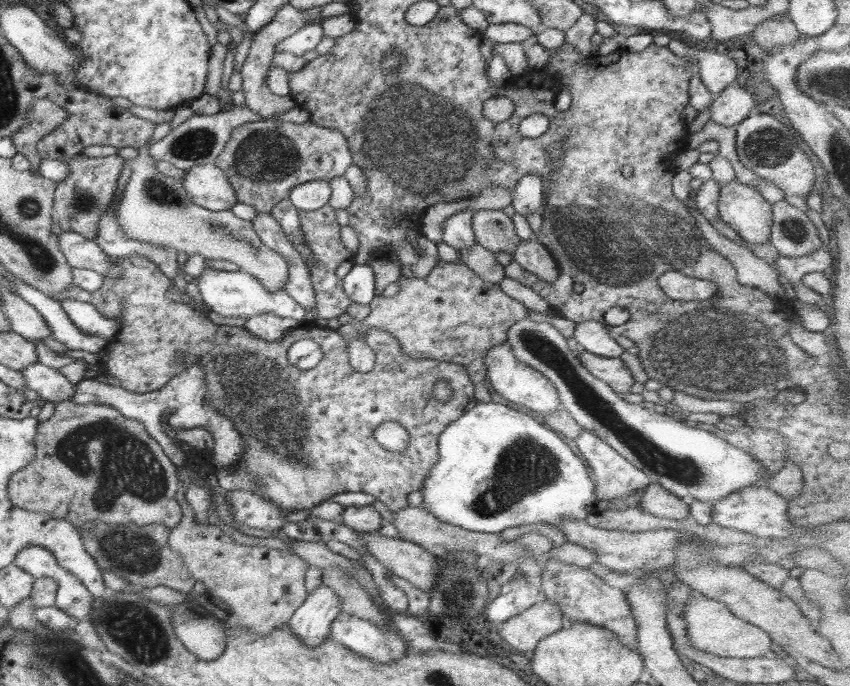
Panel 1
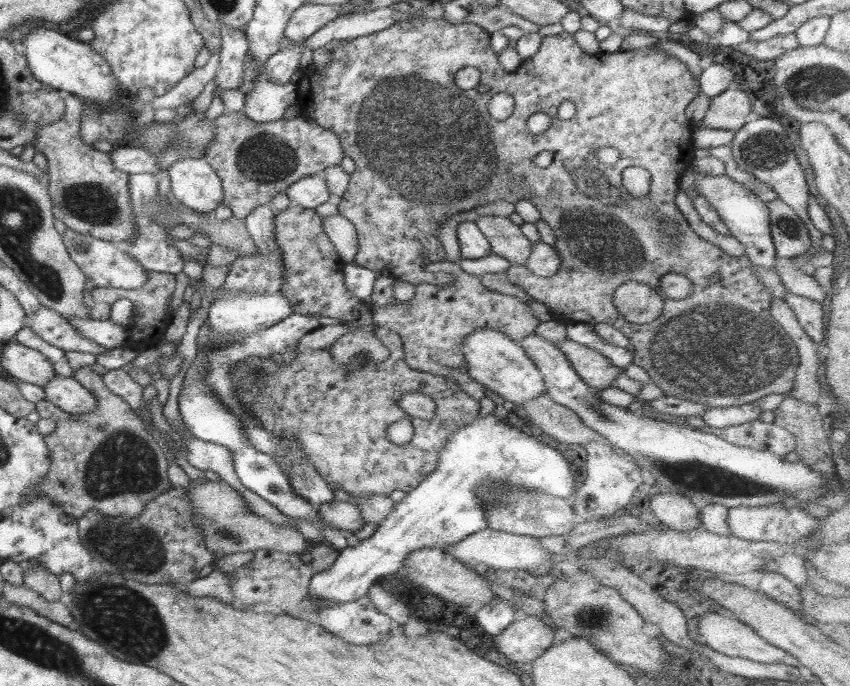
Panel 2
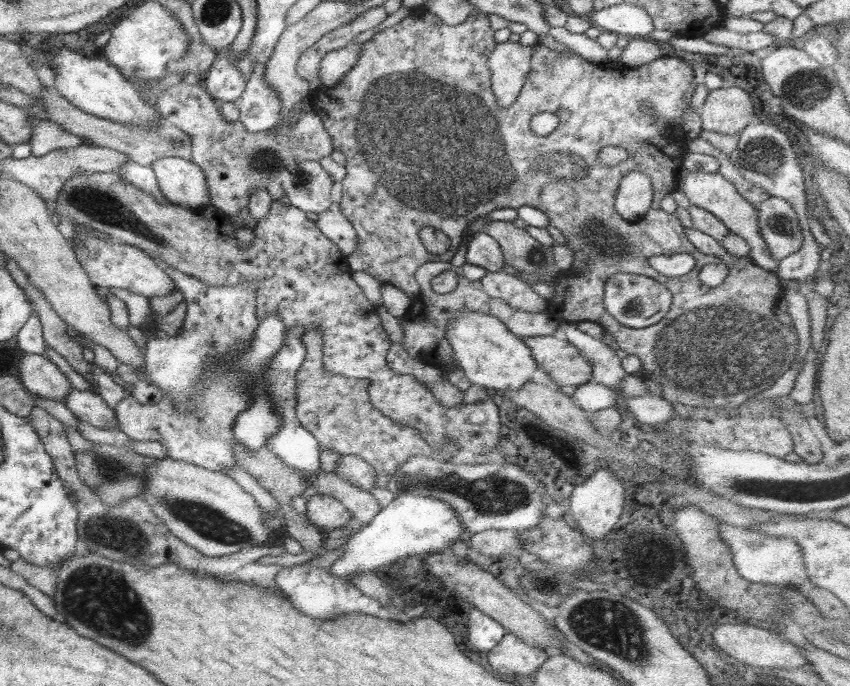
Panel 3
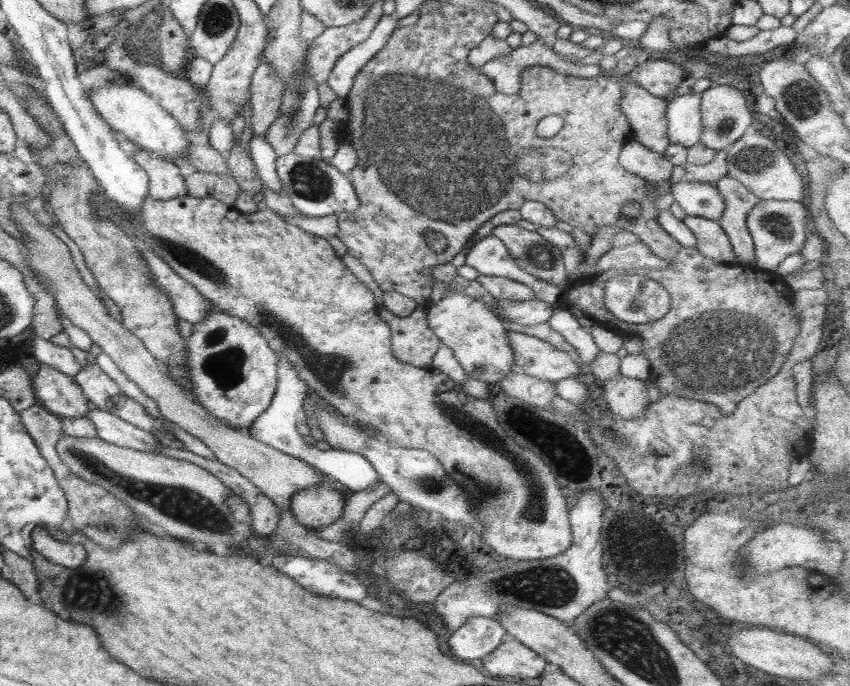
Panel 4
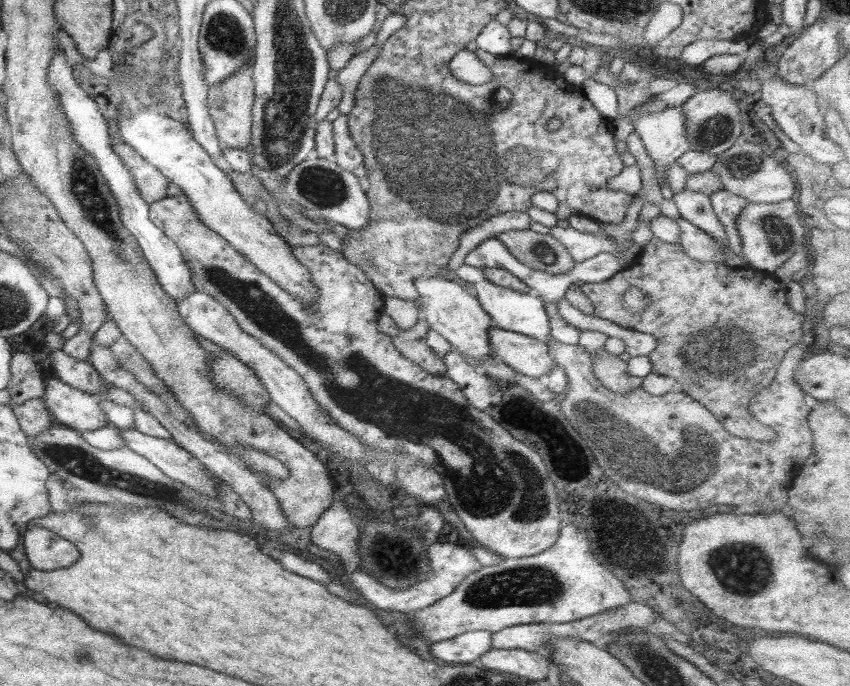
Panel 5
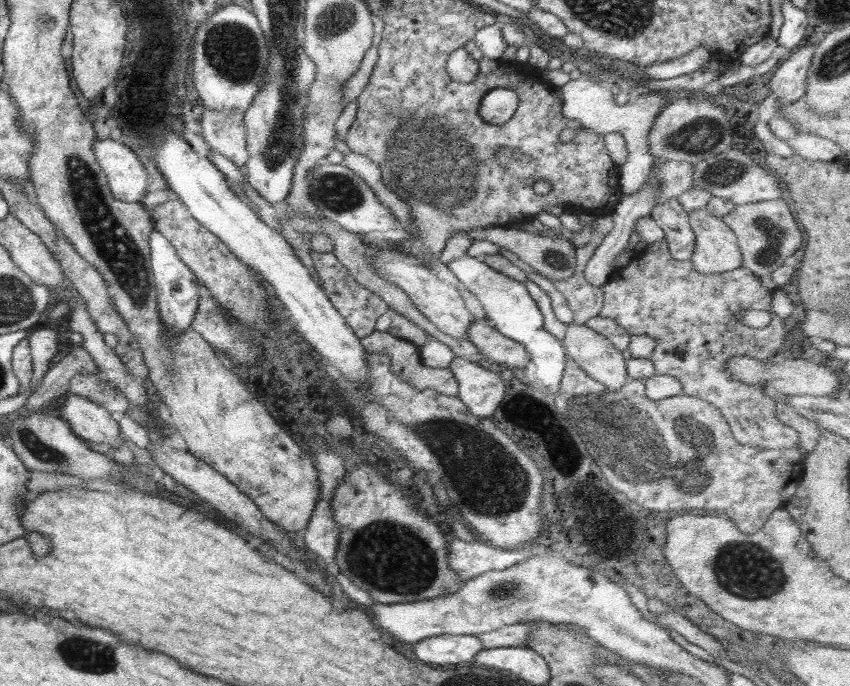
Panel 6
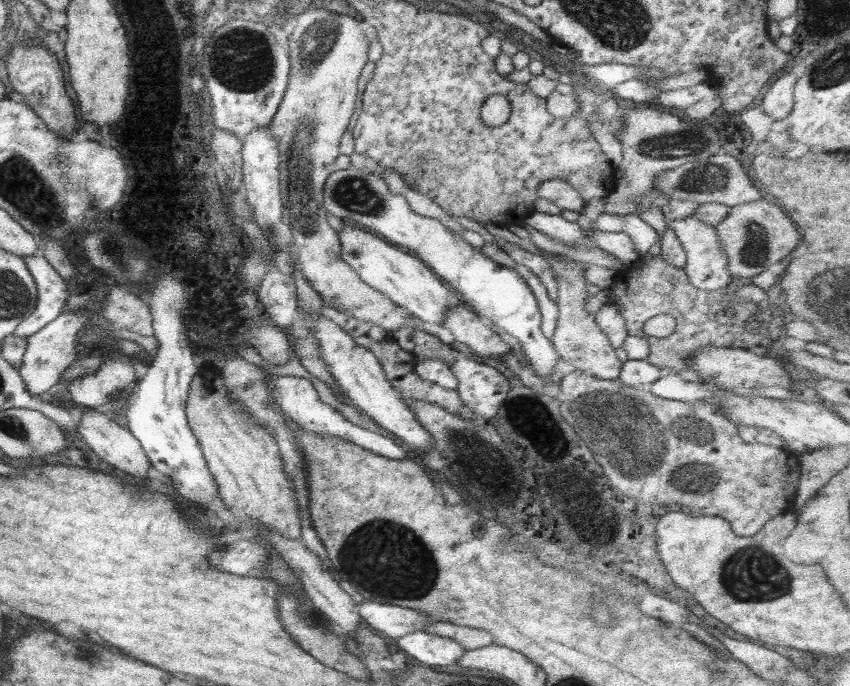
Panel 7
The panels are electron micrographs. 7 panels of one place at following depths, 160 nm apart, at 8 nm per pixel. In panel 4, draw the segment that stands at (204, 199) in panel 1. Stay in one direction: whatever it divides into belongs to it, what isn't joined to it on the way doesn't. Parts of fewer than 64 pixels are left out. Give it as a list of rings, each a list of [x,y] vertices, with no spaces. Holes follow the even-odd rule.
[[[138,151],[133,159],[146,171],[149,178],[149,195],[156,200],[187,195],[185,178],[180,175],[176,163],[164,158],[153,156],[147,151]]]

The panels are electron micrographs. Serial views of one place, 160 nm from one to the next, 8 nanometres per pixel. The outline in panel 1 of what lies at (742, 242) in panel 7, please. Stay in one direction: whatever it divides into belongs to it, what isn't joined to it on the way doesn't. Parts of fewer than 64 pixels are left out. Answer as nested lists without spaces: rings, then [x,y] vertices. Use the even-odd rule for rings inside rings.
[[[786,200],[771,206],[773,223],[769,243],[785,257],[810,254],[824,248],[818,237],[818,229],[806,212],[802,212]]]

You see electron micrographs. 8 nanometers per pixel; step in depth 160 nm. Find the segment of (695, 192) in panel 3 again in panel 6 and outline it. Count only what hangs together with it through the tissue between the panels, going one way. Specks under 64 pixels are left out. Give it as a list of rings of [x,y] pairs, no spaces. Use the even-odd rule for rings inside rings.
[[[699,208],[689,214],[696,248],[689,260],[700,274],[723,273],[742,267],[737,236],[721,217]]]

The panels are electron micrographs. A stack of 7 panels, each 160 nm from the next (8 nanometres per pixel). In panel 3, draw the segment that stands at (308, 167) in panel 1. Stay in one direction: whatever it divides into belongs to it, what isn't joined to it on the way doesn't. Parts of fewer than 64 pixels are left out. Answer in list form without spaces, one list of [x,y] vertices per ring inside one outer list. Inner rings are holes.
[[[181,81],[170,86],[164,92],[153,89],[152,101],[160,117],[190,135],[193,146],[191,162],[196,163],[196,166],[204,171],[211,206],[222,211],[230,218],[236,217],[242,209],[248,208],[251,192],[254,189],[260,187],[265,189],[267,182],[279,178],[279,172],[284,168],[286,159],[300,157],[304,161],[319,161],[321,158],[331,156],[331,152],[334,151],[332,138],[324,129],[322,118],[314,112],[302,114],[293,127],[285,128],[284,124],[281,124],[272,130],[250,133],[239,122],[225,120],[219,111],[219,103],[208,95],[202,85],[192,86],[192,84],[184,84],[184,81]]]

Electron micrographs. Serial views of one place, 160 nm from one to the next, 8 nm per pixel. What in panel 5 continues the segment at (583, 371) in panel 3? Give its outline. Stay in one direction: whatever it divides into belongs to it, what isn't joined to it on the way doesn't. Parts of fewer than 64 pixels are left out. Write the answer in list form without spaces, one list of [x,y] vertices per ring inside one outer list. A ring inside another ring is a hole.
[[[492,327],[489,330],[489,341],[494,356],[526,376],[539,378],[558,365],[549,345],[531,336]]]

